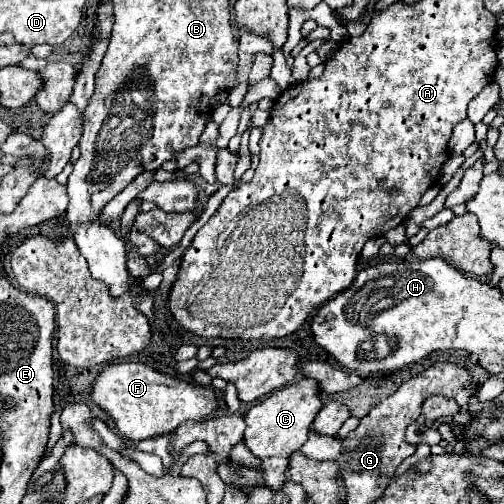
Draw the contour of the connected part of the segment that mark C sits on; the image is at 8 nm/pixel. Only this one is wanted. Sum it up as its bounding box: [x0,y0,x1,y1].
[245,379,323,491]

